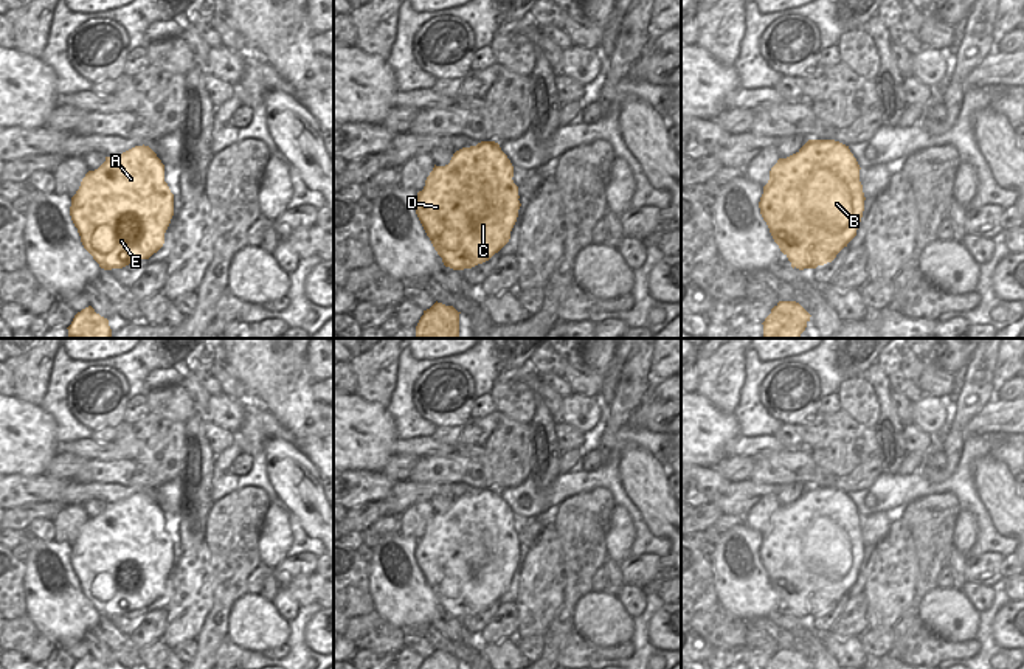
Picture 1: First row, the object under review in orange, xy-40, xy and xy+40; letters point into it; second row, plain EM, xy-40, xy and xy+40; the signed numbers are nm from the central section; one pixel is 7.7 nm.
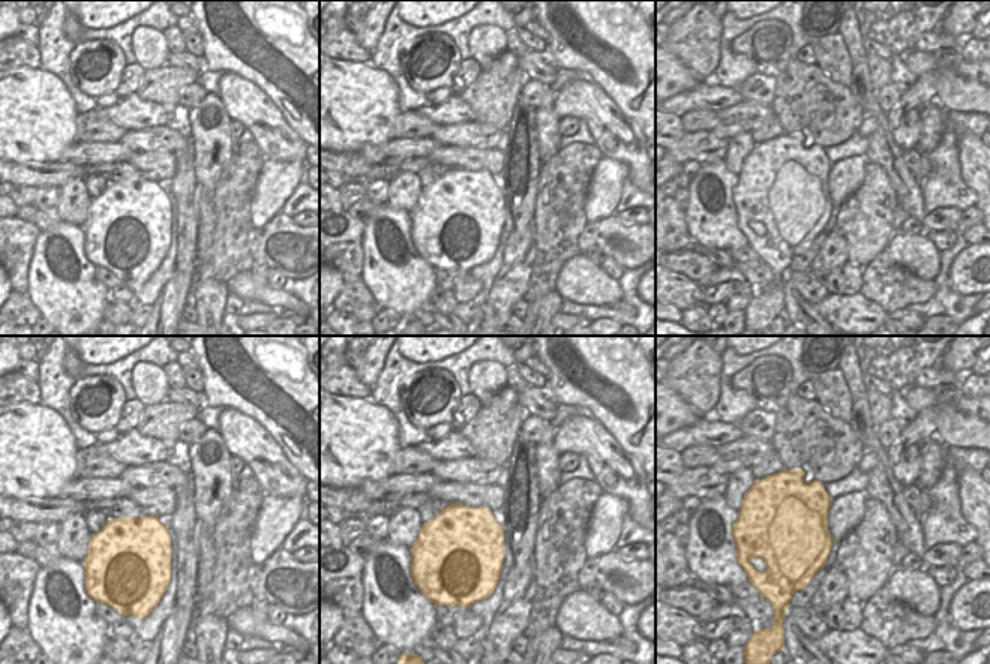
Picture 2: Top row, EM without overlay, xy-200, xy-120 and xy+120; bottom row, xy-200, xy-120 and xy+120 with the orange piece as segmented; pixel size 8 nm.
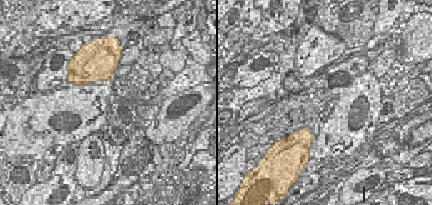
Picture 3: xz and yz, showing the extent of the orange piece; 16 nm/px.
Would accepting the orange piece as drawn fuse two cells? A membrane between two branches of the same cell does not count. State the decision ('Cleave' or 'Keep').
Keep

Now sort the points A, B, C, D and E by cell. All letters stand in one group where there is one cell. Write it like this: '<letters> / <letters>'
A B C D E

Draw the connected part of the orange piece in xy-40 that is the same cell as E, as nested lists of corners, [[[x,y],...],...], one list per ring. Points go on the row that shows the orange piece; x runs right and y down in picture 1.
[[[149,146],[106,157],[71,197],[70,216],[84,248],[104,270],[149,259],[164,244],[174,194]]]

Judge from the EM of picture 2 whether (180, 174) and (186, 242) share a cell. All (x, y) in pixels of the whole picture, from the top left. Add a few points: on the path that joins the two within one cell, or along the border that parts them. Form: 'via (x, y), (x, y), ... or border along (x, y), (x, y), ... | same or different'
via (185, 191), (186, 225) | same

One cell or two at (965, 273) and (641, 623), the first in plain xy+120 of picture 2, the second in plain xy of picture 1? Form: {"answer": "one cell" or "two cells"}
{"answer": "two cells"}

